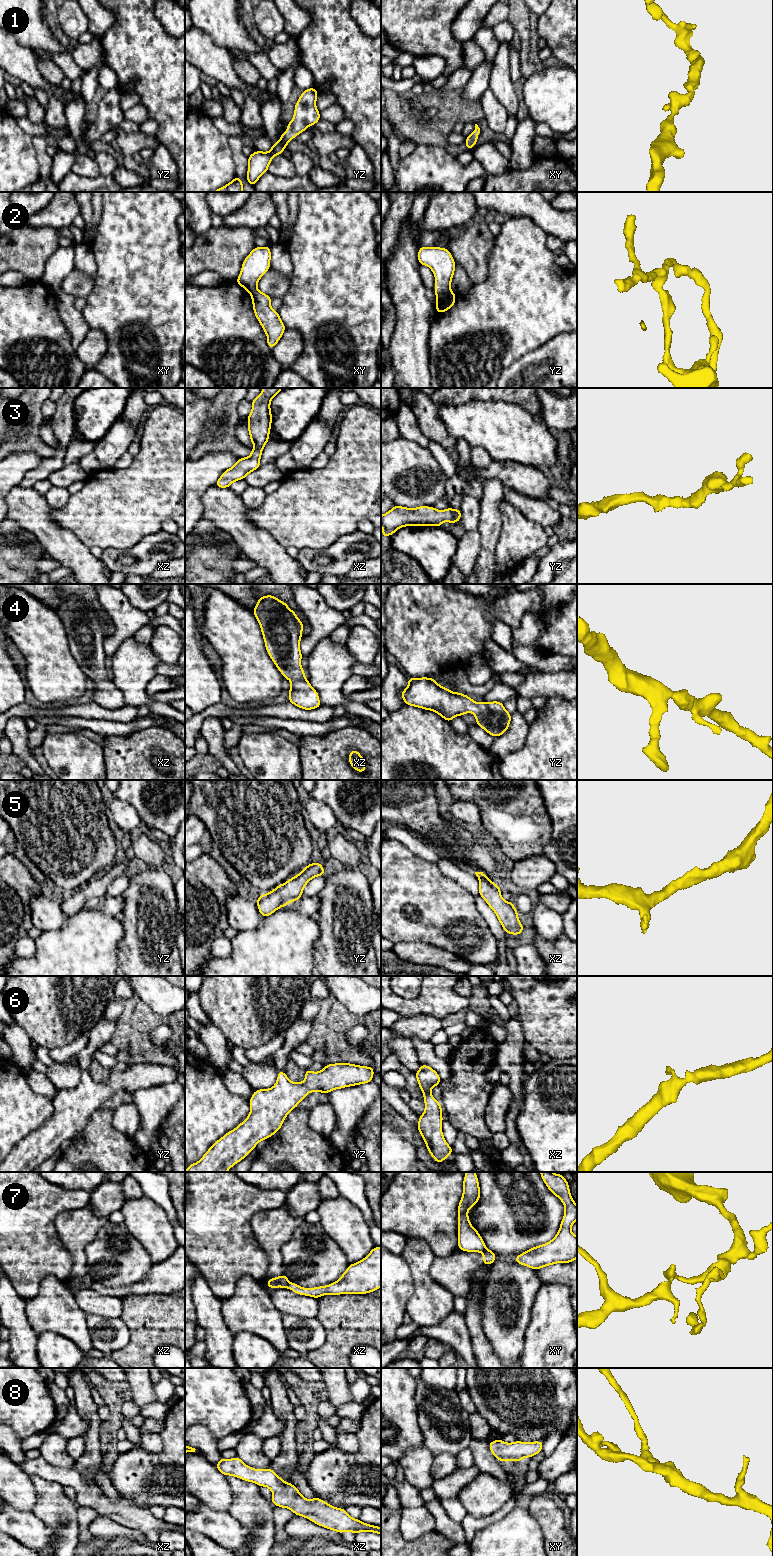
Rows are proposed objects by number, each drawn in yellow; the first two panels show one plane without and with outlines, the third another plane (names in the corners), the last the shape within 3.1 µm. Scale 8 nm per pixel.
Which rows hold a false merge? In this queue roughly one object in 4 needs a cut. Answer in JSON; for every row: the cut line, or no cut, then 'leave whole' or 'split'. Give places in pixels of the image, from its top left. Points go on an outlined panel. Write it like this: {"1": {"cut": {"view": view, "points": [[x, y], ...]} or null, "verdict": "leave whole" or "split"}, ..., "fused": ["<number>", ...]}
{"1": {"cut": null, "verdict": "leave whole"}, "2": {"cut": {"view": "yz", "points": [[450, 290], [436, 295]]}, "verdict": "split"}, "3": {"cut": null, "verdict": "leave whole"}, "4": {"cut": null, "verdict": "leave whole"}, "5": {"cut": null, "verdict": "leave whole"}, "6": {"cut": null, "verdict": "leave whole"}, "7": {"cut": {"view": "xz", "points": [[289, 1282], [286, 1286]]}, "verdict": "split"}, "8": {"cut": null, "verdict": "leave whole"}, "fused": ["2", "7"]}

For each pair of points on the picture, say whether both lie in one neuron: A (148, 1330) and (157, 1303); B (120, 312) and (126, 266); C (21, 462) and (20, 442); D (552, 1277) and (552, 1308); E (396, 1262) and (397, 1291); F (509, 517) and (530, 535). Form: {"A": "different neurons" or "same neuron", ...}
{"A": "same neuron", "B": "same neuron", "C": "different neurons", "D": "different neurons", "E": "same neuron", "F": "same neuron"}

